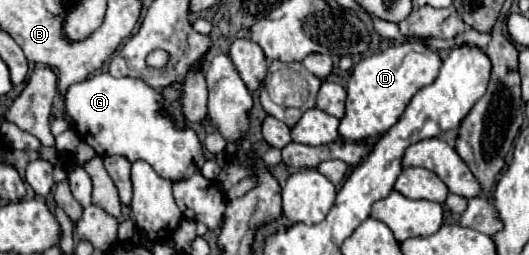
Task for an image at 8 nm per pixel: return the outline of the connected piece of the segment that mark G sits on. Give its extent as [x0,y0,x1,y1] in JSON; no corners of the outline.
[64,73,204,181]

